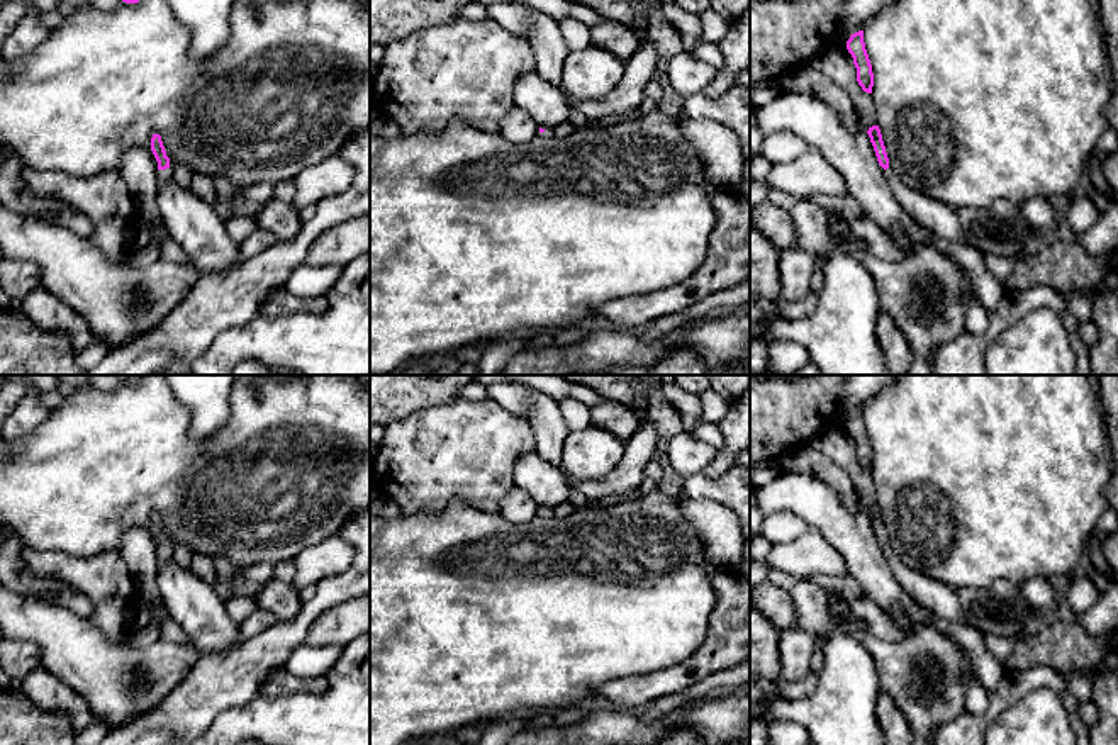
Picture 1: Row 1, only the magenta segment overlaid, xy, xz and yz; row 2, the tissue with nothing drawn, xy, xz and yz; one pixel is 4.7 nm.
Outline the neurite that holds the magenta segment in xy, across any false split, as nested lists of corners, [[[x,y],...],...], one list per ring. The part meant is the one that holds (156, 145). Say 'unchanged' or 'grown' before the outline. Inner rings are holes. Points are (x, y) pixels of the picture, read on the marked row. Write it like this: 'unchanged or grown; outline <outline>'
grown; outline [[[153,134],[151,137],[151,151],[158,161],[158,185],[168,183],[173,176],[170,170],[170,158],[166,156],[159,134]]]

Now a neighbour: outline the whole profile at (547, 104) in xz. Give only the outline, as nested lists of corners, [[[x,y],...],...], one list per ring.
[[[534,70],[517,78],[514,104],[545,131],[568,120],[570,115],[568,97]]]

